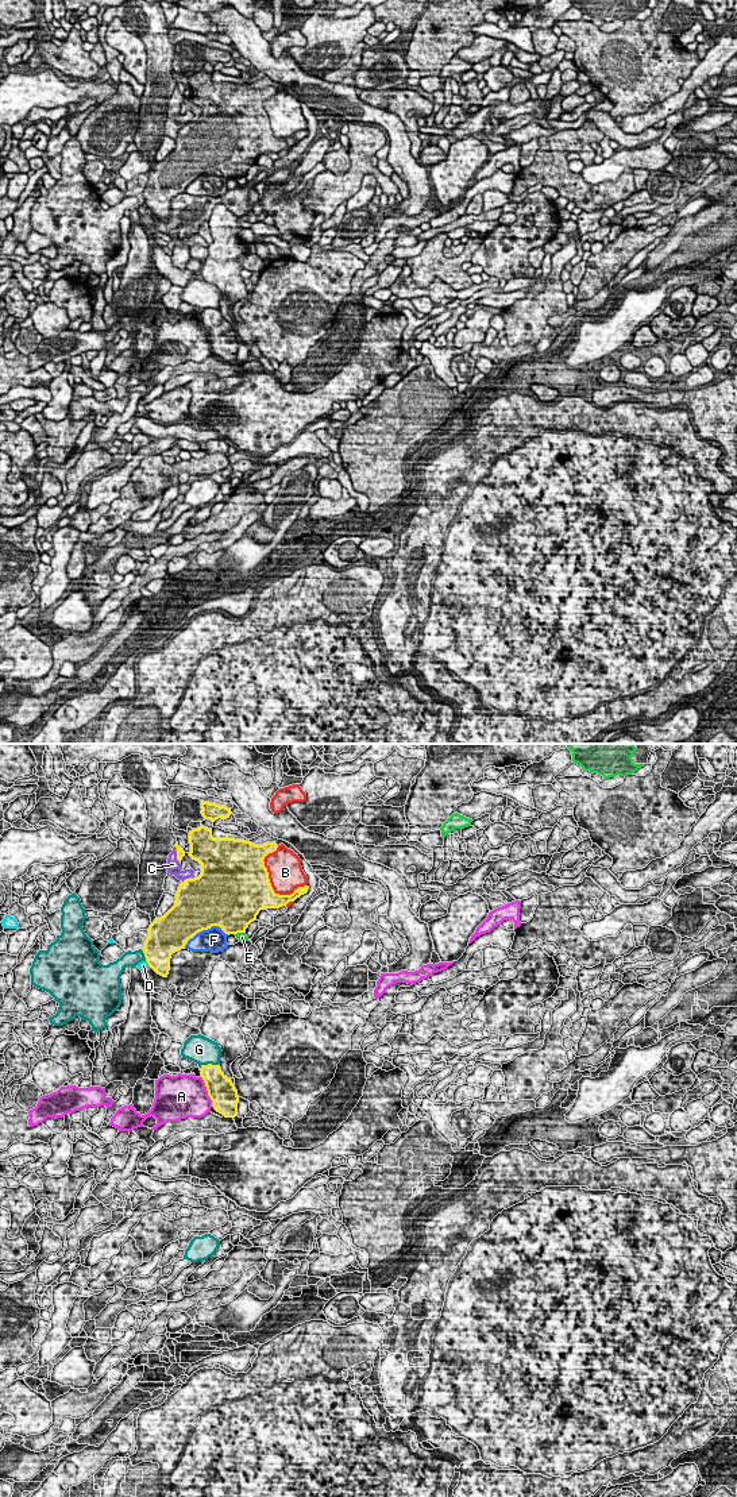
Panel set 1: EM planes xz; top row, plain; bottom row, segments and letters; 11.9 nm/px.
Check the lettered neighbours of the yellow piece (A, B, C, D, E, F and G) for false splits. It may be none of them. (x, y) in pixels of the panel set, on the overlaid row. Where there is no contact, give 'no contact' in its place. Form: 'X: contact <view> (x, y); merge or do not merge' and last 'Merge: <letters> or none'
A: contact xz (207, 1090); do not merge
B: contact xz (267, 875); do not merge
C: contact xz (177, 855); merge
D: contact xz (147, 963); do not merge
E: contact xz (239, 932); do not merge
F: contact xz (204, 929); do not merge
G: contact xz (209, 1064); do not merge
Merge: C

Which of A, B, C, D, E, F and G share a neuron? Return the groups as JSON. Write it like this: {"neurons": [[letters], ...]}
{"neurons": [["A"], ["B"], ["C"], ["D"], ["E"], ["F"], ["G"]]}

